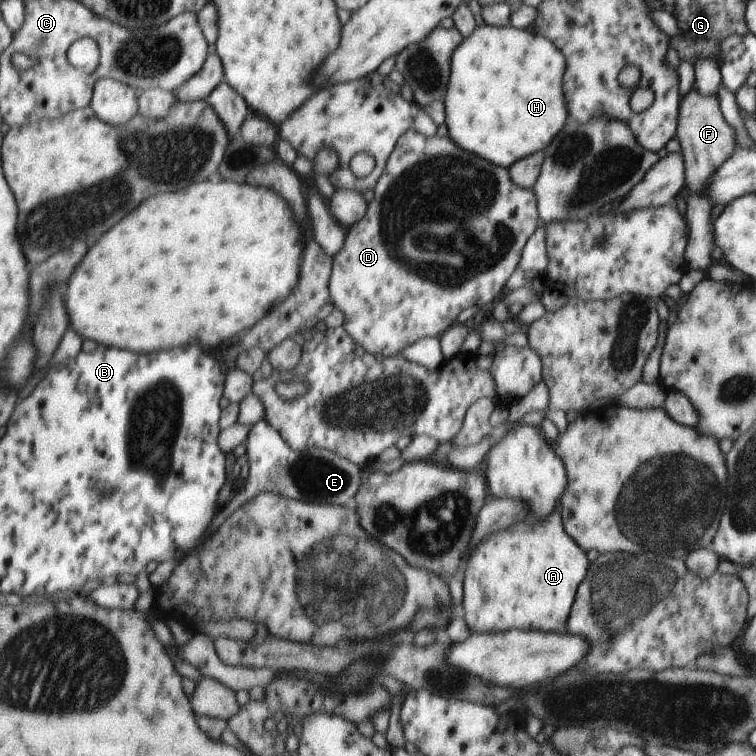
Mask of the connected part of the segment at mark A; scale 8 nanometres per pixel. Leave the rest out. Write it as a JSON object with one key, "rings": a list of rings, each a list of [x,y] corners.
{"rings":[[[561,504],[548,516],[536,518],[528,515],[524,522],[500,530],[484,540],[480,548],[474,550],[474,556],[468,558],[464,568],[464,618],[469,630],[476,632],[501,633],[510,628],[518,630],[542,630],[542,632],[564,632],[572,602],[576,600],[577,588],[587,576],[588,558],[584,549],[566,536],[563,518],[560,516]]]}

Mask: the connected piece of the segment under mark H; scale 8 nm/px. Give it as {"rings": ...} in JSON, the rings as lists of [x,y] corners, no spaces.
{"rings":[[[482,24],[481,26],[476,26],[476,30],[474,30],[470,36],[463,36],[462,42],[460,42],[460,44],[456,46],[456,50],[452,52],[450,78],[448,78],[448,88],[446,88],[446,94],[444,96],[444,122],[448,128],[447,137],[450,138],[450,140],[456,140],[456,144],[460,144],[460,148],[468,148],[468,152],[472,154],[476,152],[476,156],[484,156],[487,161],[492,160],[492,164],[510,170],[514,163],[518,163],[520,159],[528,156],[528,154],[534,154],[534,152],[544,150],[544,148],[554,140],[554,134],[558,134],[558,132],[564,128],[566,118],[568,118],[566,100],[564,100],[564,90],[562,90],[564,72],[566,72],[564,54],[545,36],[538,36],[537,34],[528,32],[526,29],[517,29],[511,25],[490,26]]]}

